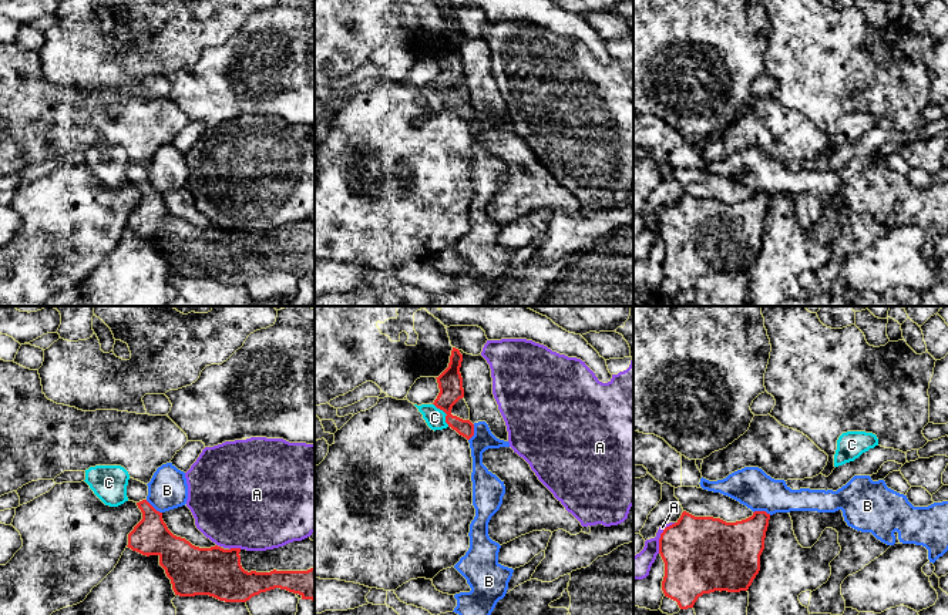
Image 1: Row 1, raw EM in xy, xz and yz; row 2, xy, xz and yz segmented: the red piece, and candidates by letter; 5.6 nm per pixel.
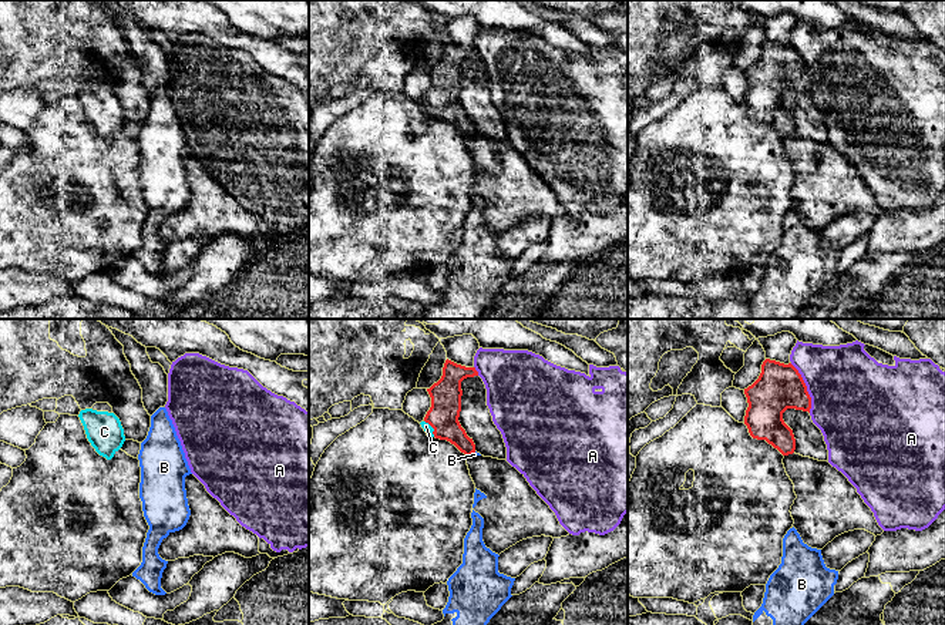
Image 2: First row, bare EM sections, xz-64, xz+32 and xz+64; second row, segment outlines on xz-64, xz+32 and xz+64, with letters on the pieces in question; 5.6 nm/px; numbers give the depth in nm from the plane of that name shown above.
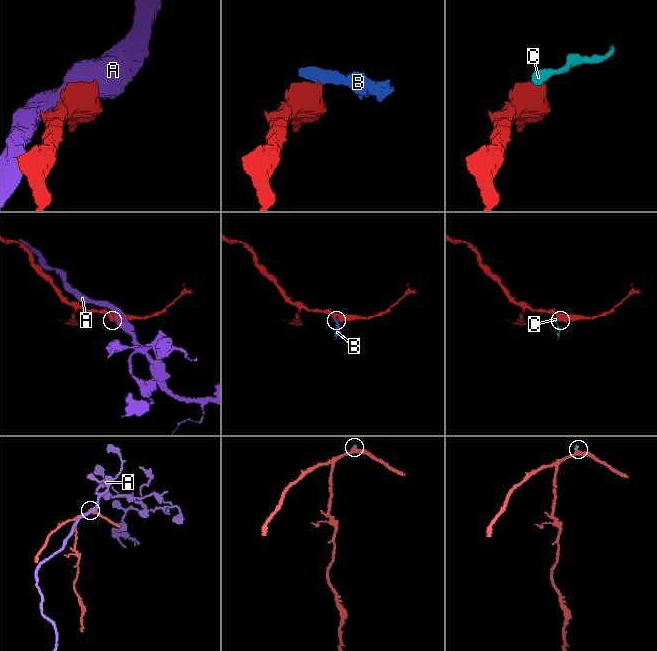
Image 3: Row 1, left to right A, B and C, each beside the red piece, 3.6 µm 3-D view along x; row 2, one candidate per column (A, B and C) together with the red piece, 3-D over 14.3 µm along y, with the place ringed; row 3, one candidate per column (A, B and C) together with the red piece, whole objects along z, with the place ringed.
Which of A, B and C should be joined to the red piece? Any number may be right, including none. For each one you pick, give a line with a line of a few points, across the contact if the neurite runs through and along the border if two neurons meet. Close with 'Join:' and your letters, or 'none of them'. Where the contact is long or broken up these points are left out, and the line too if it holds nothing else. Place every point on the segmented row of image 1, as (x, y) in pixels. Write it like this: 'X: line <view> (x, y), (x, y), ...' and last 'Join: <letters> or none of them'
Join: none of them

